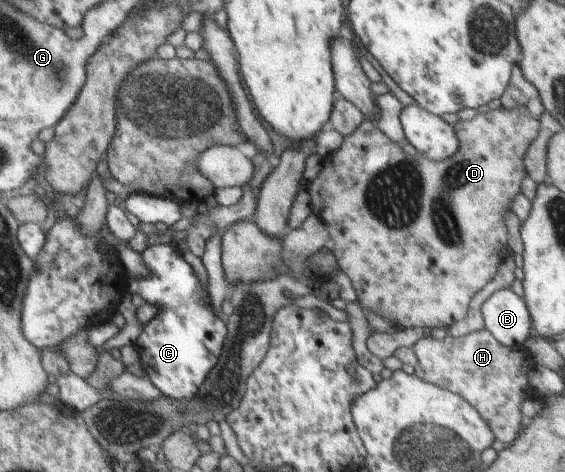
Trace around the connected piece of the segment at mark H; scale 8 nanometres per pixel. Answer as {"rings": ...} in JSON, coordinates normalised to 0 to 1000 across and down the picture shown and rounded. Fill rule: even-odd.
{"rings":[[[855,697],[816,714],[789,710],[784,718],[768,718],[761,710],[749,712],[729,739],[738,752],[733,792],[742,803],[812,835],[846,869],[873,913],[874,930],[896,947],[908,939],[922,909],[924,850],[933,828],[947,828],[933,811],[933,786],[947,775],[940,773],[929,737],[892,733]]]}

